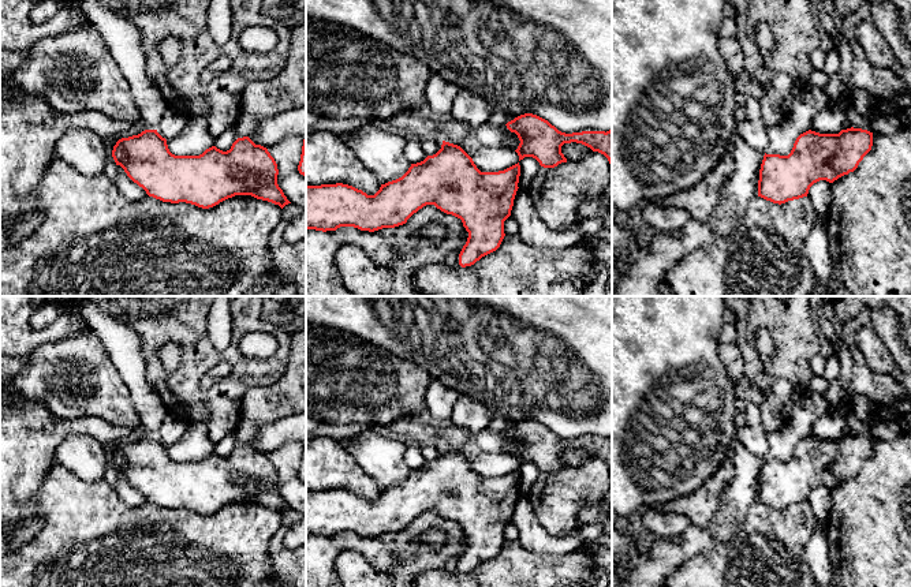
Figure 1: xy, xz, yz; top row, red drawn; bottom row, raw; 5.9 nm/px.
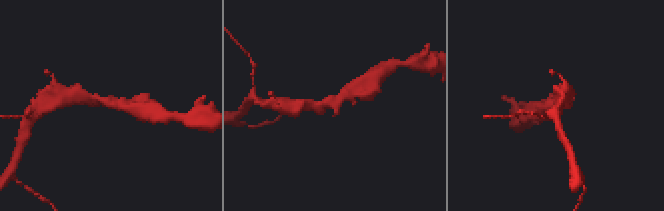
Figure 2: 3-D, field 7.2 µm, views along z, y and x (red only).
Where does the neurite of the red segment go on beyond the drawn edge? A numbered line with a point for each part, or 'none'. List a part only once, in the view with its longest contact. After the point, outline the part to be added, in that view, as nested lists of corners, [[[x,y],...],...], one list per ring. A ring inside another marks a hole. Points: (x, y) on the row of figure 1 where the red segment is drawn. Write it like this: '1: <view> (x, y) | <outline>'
none

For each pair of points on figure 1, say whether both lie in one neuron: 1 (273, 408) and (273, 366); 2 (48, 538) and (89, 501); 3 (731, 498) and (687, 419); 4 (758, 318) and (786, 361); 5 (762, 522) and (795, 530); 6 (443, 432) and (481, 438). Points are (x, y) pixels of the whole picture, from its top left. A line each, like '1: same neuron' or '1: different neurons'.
1: different neurons
2: same neuron
3: different neurons
4: same neuron
5: same neuron
6: same neuron

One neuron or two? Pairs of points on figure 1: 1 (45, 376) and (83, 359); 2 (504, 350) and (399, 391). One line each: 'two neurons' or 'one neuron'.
1: one neuron
2: two neurons

